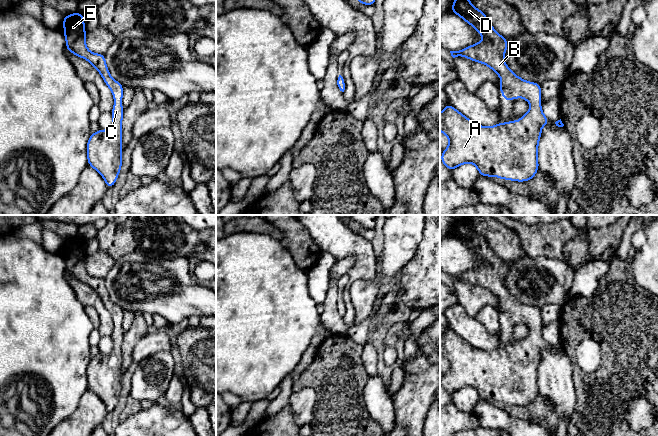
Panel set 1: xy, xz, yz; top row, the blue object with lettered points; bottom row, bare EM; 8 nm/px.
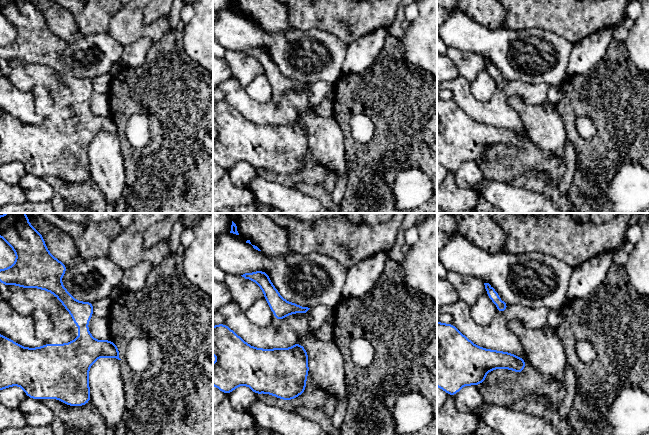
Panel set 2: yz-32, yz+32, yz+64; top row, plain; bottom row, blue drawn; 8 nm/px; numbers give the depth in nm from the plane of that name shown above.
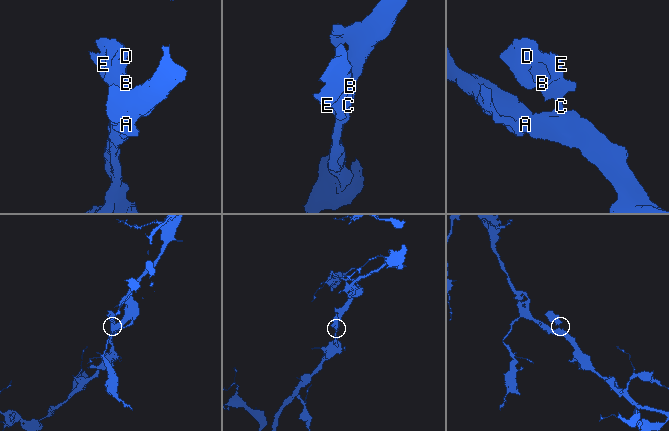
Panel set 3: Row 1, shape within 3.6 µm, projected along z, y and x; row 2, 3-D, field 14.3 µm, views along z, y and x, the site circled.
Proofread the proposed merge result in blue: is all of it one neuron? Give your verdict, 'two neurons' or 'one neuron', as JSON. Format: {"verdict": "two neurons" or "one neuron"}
{"verdict": "one neuron"}

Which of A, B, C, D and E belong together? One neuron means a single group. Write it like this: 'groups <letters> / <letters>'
groups A B C D E

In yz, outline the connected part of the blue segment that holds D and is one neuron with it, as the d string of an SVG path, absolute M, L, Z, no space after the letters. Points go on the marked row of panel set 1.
M454 0L450 11L460 16L484 37L483 41L465 49L450 51L451 56L453 58L463 56L471 61L487 65L499 77L498 86L504 101L523 97L531 106L529 112L523 115L519 121L509 121L485 127L474 124L453 106L446 103L445 110L440 113L440 131L446 134L450 143L449 147L443 150L441 161L449 170L458 168L464 163L473 163L481 176L493 175L504 180L529 181L539 169L537 151L541 129L545 124L551 122L544 116L540 105L541 84L525 81L508 68L503 59L508 48L506 38L494 30L485 14L480 9L474 8L470 0Z

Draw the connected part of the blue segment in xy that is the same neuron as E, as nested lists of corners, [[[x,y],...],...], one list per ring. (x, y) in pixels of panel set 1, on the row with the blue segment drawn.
[[[79,12],[64,16],[64,36],[67,50],[89,61],[100,73],[113,93],[115,101],[111,111],[113,124],[108,130],[98,130],[91,134],[87,142],[88,165],[97,170],[111,189],[115,184],[122,166],[122,119],[123,85],[114,80],[107,68],[104,54],[90,52],[86,47],[84,27],[85,17]]]

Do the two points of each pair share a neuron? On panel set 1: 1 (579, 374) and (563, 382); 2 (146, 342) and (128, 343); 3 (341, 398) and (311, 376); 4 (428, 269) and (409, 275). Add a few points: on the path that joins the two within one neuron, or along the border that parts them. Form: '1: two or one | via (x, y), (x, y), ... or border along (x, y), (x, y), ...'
1: two | border along (567, 354), (572, 362), (572, 382), (576, 400)
2: two | border along (149, 331), (134, 346), (132, 361)
3: one | via (334, 391), (318, 376)
4: one | via (423, 274), (414, 275)

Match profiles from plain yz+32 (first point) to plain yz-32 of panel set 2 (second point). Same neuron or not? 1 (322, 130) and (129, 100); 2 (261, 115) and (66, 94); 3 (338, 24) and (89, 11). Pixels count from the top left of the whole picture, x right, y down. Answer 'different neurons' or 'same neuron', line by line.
1: different neurons
2: different neurons
3: same neuron

